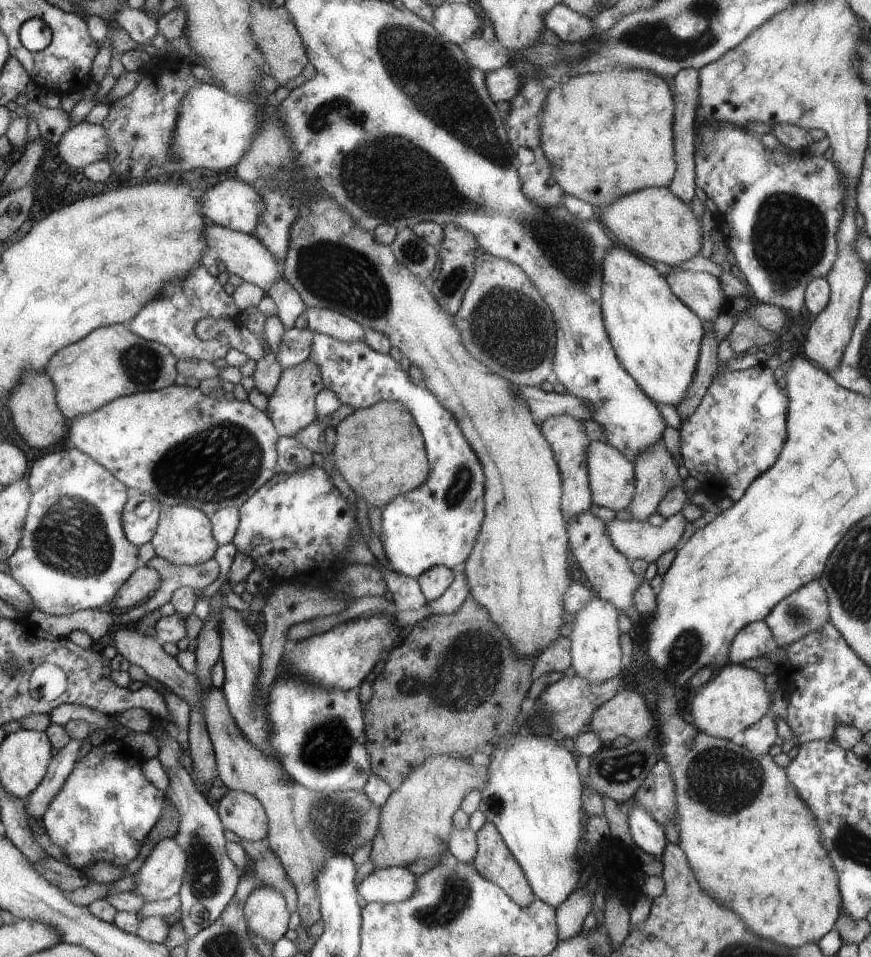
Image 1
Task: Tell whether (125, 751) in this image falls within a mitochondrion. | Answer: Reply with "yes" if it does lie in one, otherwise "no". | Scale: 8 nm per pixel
no

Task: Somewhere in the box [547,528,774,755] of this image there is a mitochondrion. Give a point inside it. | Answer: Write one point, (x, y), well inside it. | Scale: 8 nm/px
(687, 646)

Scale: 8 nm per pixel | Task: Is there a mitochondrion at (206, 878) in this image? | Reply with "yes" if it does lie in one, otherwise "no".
yes

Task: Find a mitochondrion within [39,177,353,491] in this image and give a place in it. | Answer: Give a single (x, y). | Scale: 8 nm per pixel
(143, 366)

